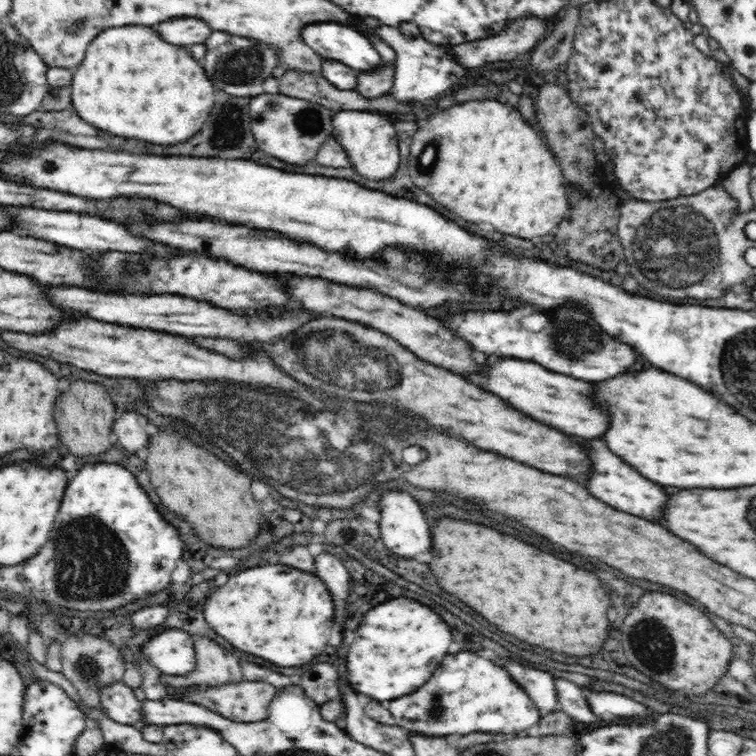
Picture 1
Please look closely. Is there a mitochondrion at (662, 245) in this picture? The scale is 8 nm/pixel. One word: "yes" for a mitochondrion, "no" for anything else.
yes

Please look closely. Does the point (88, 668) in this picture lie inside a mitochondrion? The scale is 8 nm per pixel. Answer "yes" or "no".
yes

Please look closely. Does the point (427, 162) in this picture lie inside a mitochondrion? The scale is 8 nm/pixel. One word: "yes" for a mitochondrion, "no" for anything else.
yes

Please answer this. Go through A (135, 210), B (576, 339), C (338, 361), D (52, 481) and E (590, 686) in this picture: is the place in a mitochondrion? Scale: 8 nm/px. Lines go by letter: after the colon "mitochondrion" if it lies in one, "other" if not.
A: mitochondrion
B: mitochondrion
C: mitochondrion
D: other
E: other

